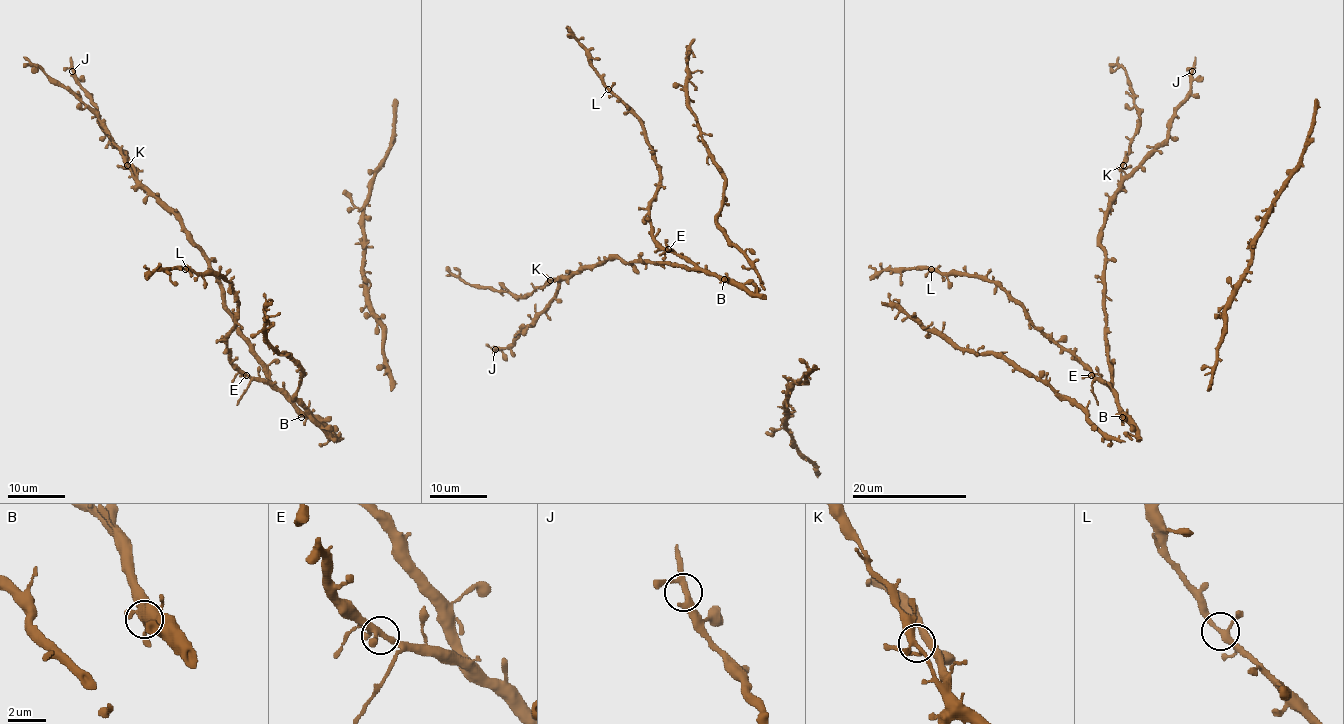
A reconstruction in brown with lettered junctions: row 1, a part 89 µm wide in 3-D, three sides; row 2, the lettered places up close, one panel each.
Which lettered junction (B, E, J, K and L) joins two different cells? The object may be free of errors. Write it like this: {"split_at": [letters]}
{"split_at": []}

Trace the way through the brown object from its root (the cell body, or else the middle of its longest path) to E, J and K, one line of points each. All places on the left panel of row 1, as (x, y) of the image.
E: (303, 411), (299, 411), (271, 385), (246, 375)
J: (303, 411), (270, 379), (227, 308), (210, 260), (137, 179), (72, 71)
K: (303, 411), (270, 379), (267, 365), (237, 326), (236, 316), (226, 305), (220, 278), (204, 252), (127, 165)

